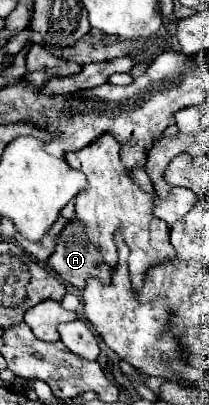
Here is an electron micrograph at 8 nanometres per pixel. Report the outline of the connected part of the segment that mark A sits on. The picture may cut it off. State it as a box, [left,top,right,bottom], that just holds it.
[48,220,110,290]

